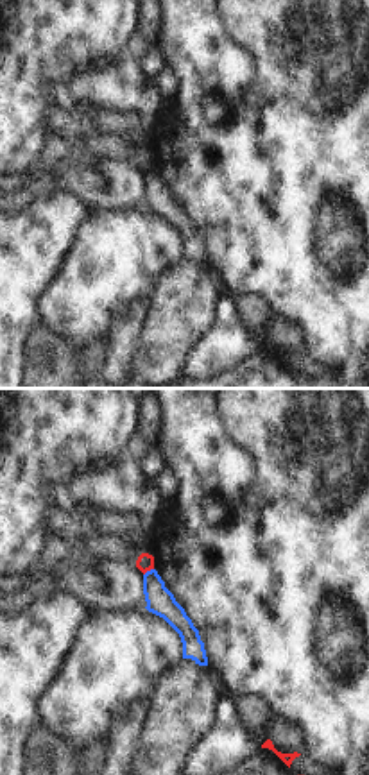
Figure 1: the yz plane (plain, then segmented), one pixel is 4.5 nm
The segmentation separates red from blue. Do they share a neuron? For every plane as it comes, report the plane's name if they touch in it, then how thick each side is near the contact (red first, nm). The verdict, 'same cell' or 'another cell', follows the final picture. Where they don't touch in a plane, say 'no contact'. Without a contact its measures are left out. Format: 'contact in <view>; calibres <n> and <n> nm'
contact in yz; calibres 80 and 120 nm

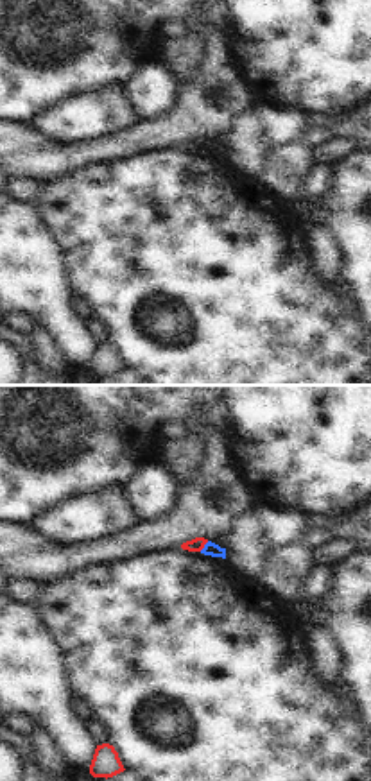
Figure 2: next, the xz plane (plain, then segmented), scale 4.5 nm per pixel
contact in xz; calibres 60 and 60 nm

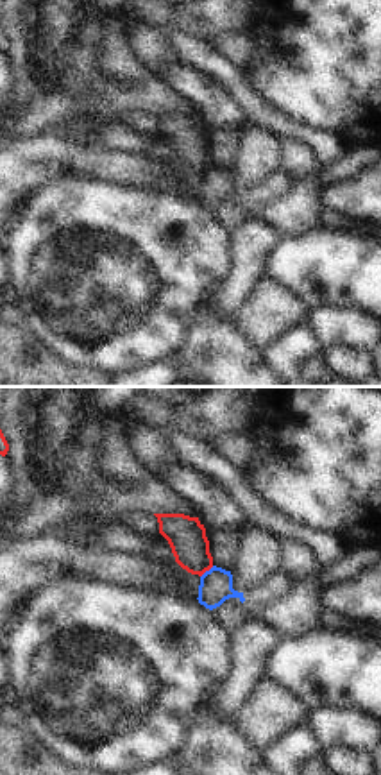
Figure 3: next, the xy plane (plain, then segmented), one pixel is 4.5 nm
contact in xy; calibres 170 and 150 nm

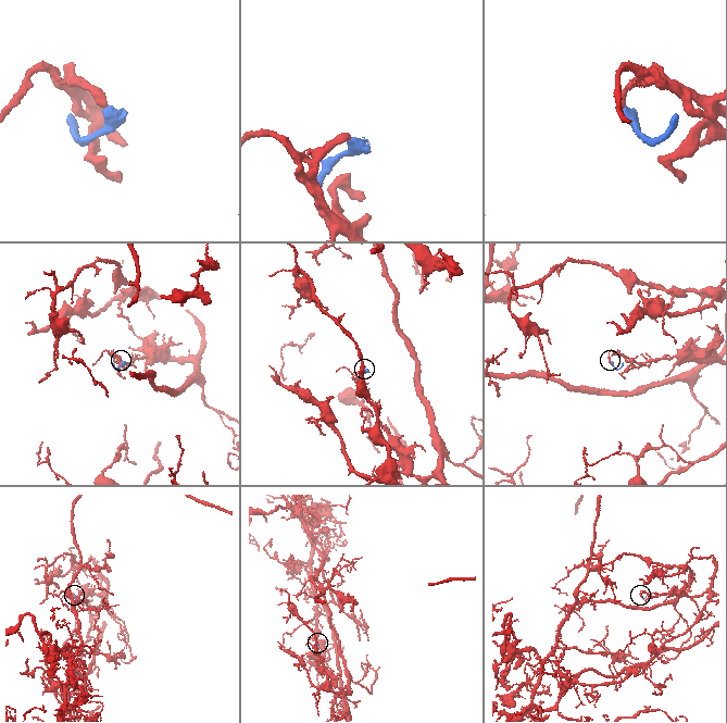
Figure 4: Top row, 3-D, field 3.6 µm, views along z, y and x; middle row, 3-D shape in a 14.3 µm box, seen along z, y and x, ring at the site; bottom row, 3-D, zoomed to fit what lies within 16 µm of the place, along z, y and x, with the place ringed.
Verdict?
another cell

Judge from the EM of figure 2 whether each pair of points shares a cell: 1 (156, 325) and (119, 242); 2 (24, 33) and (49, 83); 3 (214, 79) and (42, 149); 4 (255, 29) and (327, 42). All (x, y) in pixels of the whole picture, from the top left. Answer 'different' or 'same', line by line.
1: same
2: same
3: same
4: same

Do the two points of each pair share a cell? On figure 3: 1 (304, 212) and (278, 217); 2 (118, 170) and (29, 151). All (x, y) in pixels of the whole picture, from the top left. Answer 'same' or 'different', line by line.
1: same
2: same

